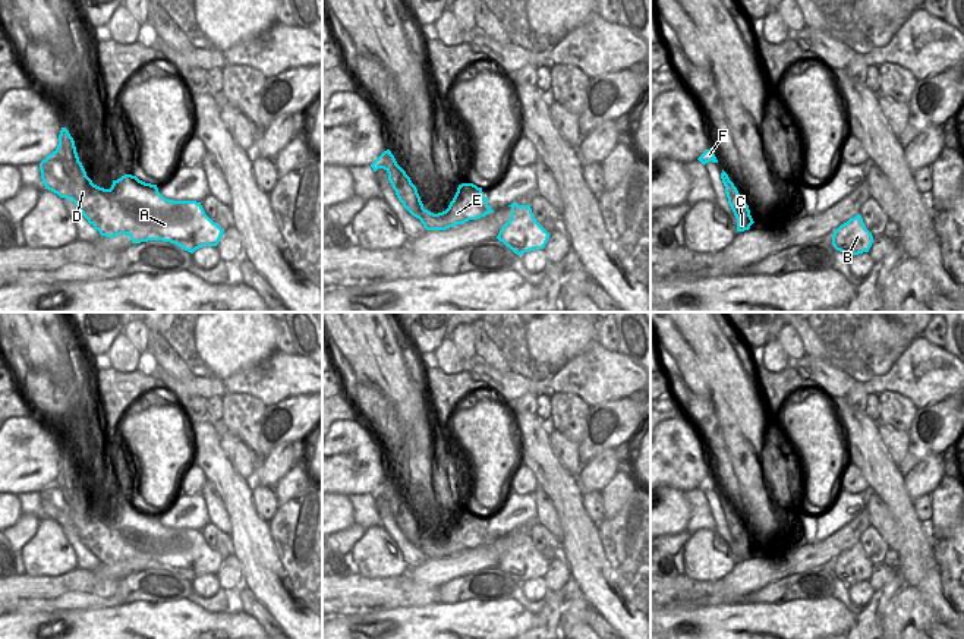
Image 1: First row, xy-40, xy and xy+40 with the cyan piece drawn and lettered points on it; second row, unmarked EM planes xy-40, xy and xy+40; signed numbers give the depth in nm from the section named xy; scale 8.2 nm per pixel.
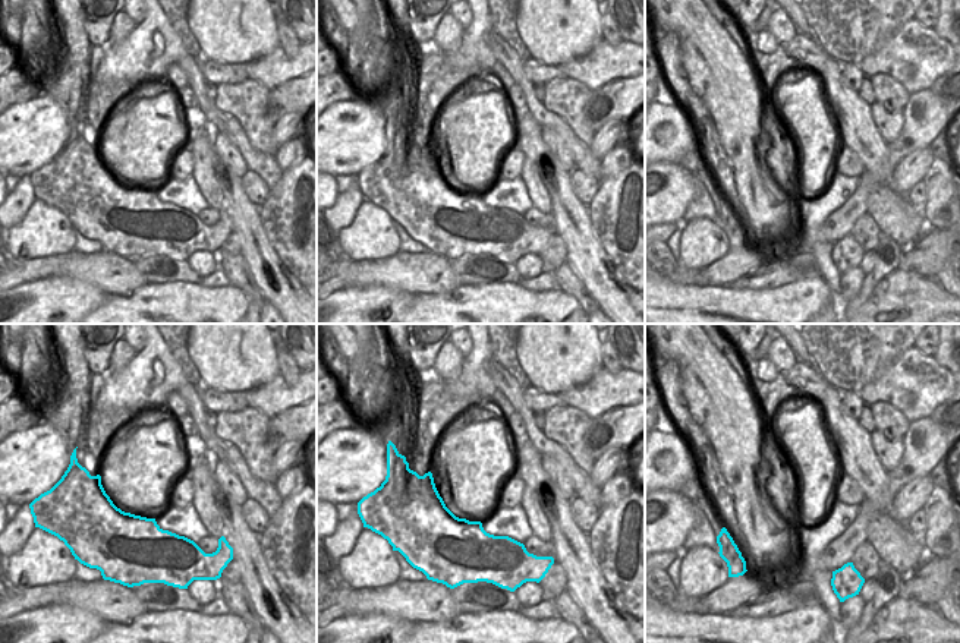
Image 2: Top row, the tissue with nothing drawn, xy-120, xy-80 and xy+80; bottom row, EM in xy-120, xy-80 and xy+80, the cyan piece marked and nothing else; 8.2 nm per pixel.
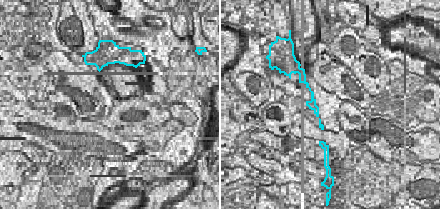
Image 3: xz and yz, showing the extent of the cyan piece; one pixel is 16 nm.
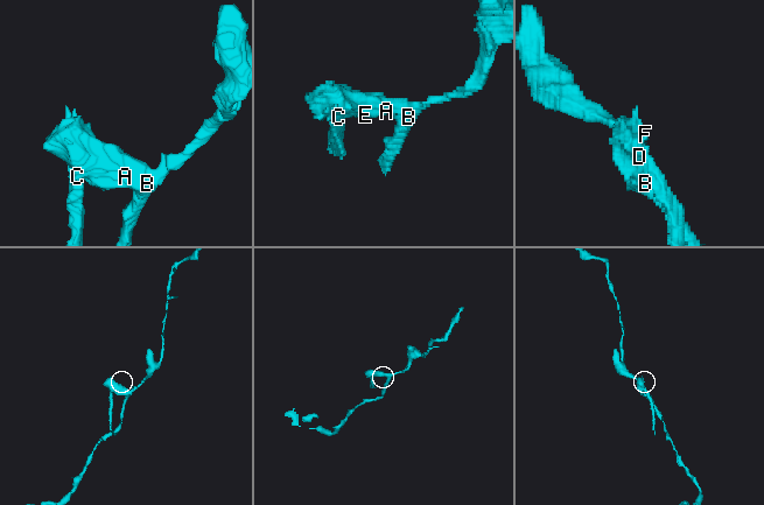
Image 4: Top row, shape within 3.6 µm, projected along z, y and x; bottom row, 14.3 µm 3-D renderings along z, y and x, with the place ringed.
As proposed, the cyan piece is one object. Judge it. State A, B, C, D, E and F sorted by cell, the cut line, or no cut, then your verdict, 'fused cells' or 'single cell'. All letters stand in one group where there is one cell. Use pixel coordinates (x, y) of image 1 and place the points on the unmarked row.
A B D E F / C | xy (405, 500), (396, 519) | fused cells

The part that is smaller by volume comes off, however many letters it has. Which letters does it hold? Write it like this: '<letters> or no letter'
C

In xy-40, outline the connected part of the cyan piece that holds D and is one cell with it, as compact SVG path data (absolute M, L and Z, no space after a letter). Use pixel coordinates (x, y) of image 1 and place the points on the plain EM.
M62 456L57 476L40 491L45 517L60 526L72 528L82 544L101 564L114 566L129 563L132 572L163 569L174 572L193 582L202 575L217 575L224 558L214 551L196 529L166 528L157 513L145 511L136 504L125 503L113 509L110 517L92 511L79 490L75 469L66 456Z

